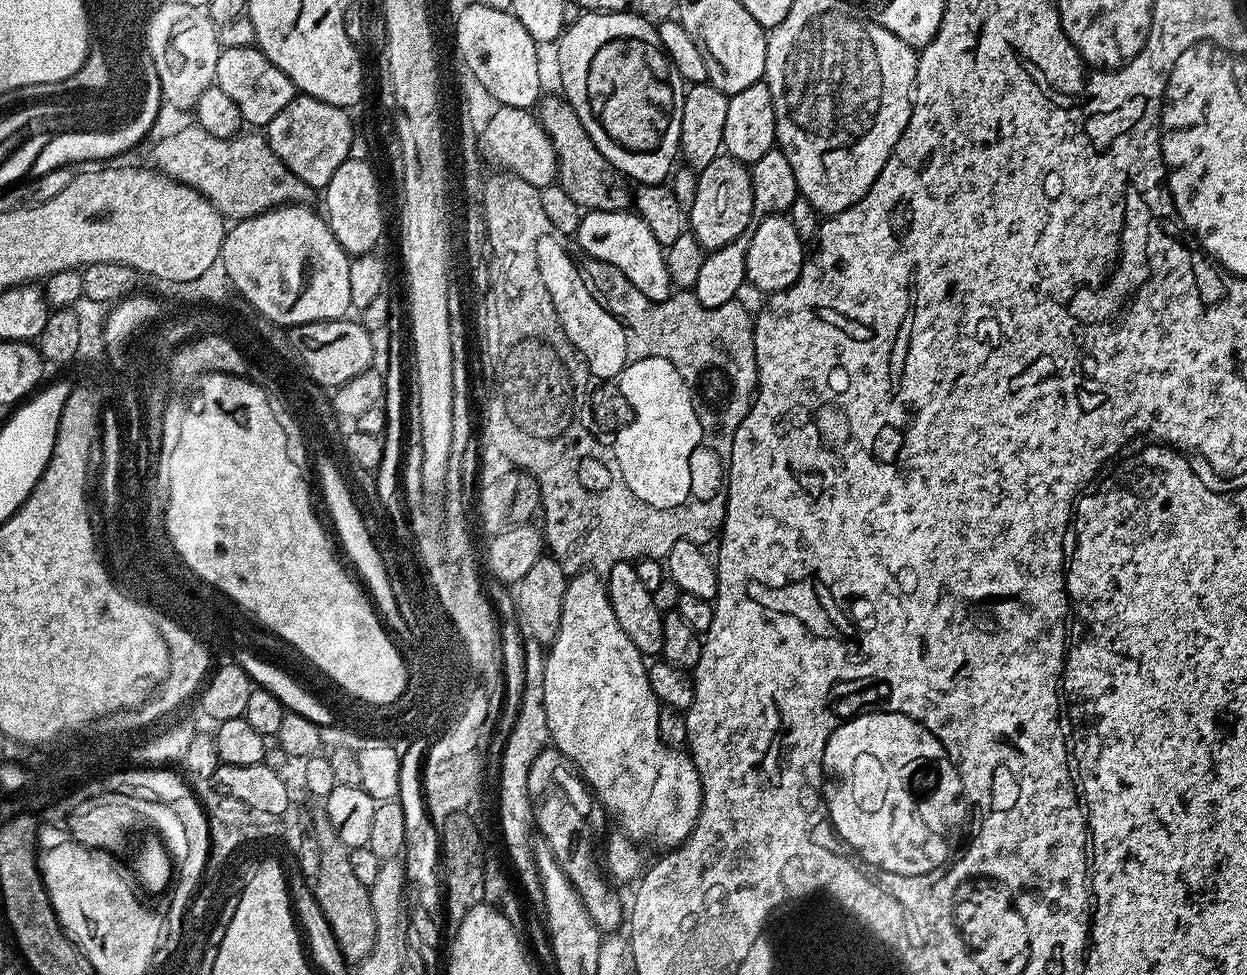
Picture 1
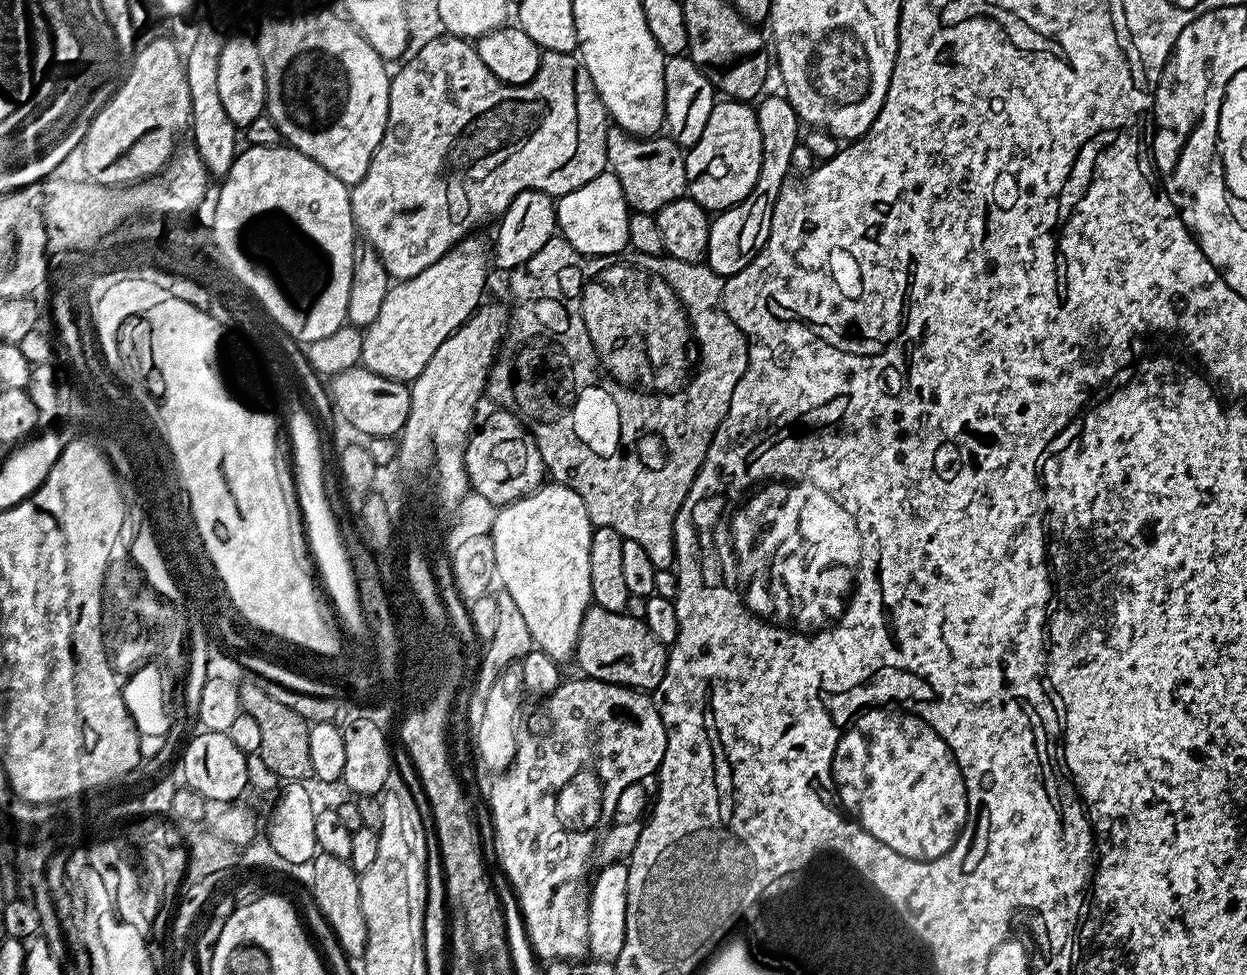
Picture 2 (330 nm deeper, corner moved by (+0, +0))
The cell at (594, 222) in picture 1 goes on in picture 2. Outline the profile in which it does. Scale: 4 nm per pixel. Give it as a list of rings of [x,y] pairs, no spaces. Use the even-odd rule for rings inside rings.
[[[611,170],[590,178],[586,186],[570,190],[570,194],[559,197],[556,203],[556,227],[559,235],[574,250],[591,258],[621,255],[628,248],[628,218],[630,209],[622,194],[622,186]]]

